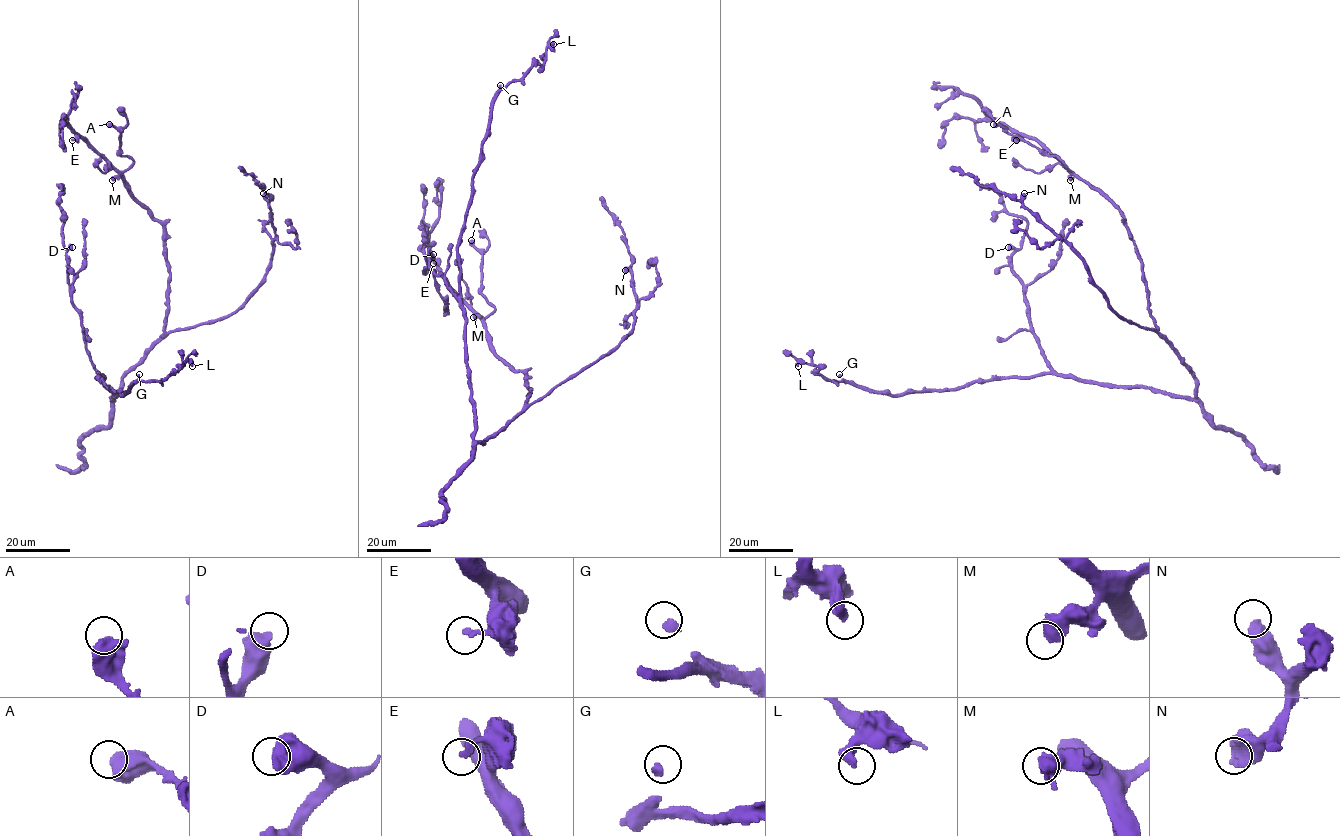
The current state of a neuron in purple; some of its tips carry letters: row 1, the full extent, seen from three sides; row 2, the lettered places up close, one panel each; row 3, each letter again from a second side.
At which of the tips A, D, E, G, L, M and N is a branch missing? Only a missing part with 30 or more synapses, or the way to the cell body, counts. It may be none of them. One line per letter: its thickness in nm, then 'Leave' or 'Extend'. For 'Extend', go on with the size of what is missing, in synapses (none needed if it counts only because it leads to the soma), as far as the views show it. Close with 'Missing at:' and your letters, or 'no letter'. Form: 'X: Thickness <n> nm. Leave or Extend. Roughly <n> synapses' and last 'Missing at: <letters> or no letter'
A: Thickness 800 nm. Leave
D: Thickness 700 nm. Leave
E: Thickness 200 nm. Leave
G: Thickness 300 nm. Extend. Roughly 110 synapses
L: Thickness 320 nm. Leave
M: Thickness 440 nm. Leave
N: Thickness 650 nm. Leave
Missing at: G

